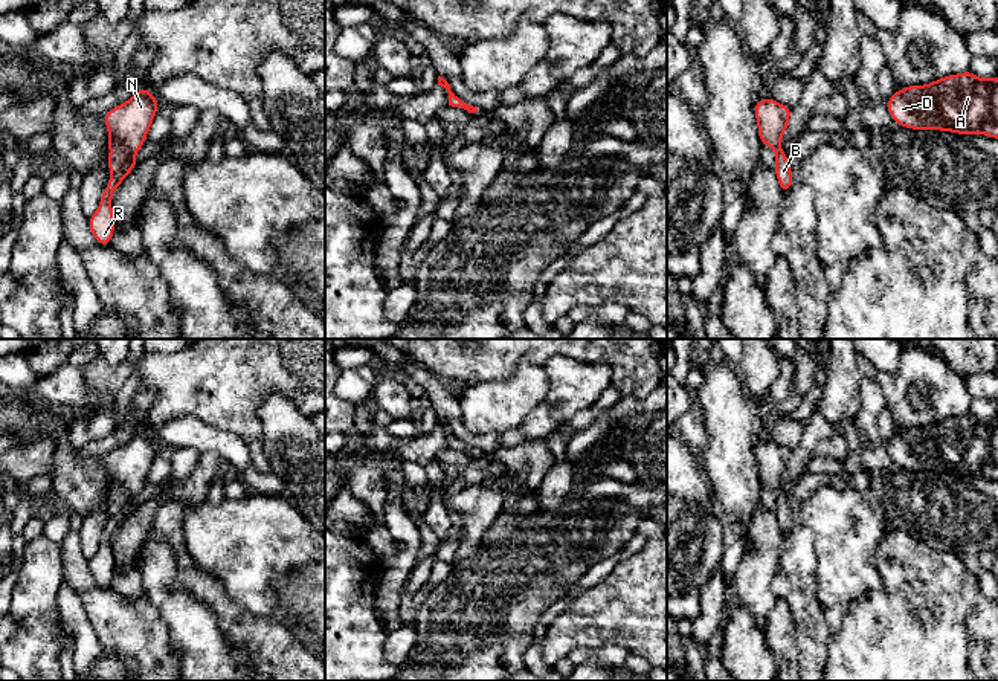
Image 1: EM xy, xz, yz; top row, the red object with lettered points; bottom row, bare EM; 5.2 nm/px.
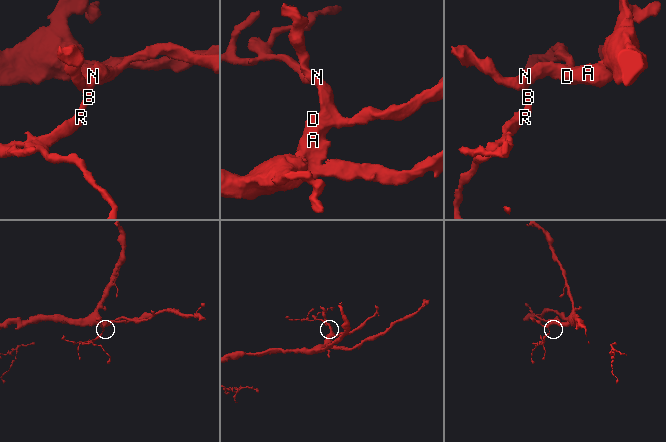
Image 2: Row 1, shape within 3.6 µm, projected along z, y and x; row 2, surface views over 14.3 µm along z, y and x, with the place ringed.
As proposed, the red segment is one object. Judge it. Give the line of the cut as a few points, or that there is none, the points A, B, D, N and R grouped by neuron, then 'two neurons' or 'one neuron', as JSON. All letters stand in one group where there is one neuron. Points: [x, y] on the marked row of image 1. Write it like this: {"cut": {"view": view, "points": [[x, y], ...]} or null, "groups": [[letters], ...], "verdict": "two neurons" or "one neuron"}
{"cut": null, "groups": [["A", "B", "D", "N", "R"]], "verdict": "one neuron"}

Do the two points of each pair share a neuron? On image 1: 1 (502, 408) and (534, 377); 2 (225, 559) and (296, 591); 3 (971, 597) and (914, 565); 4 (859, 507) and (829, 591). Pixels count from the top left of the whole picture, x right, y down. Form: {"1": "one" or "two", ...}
{"1": "one", "2": "two", "3": "one", "4": "one"}

